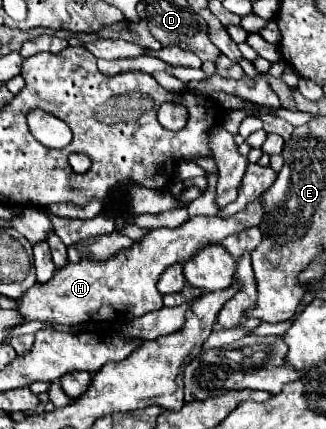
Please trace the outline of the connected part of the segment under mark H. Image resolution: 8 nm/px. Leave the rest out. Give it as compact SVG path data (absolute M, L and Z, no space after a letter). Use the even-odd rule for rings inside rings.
M253 200L245 210L219 218L219 216L191 216L183 226L177 228L155 228L149 230L141 240L133 242L131 250L121 250L111 260L79 260L67 264L55 272L45 284L35 284L25 292L19 302L19 312L25 320L41 320L55 324L79 326L85 322L111 322L117 318L137 318L151 310L163 308L163 296L155 284L159 276L175 262L187 262L195 252L207 244L219 244L225 236L241 232L249 226L257 226L263 220L261 200Z

